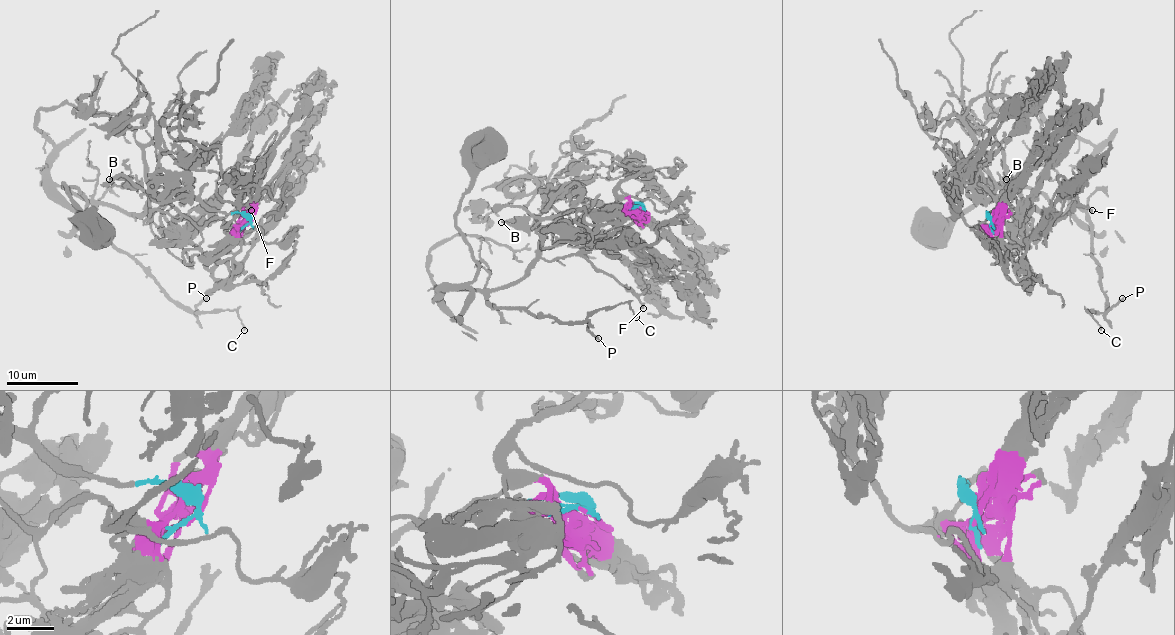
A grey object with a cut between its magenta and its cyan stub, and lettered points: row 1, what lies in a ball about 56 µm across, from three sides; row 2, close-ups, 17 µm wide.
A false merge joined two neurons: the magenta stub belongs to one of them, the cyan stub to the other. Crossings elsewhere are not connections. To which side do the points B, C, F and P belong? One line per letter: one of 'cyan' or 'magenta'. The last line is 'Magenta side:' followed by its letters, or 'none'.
B: magenta
C: cyan
F: cyan
P: cyan
Magenta side: B

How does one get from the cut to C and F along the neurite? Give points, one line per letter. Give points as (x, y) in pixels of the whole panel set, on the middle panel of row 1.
C: (642, 209), (620, 203), (546, 227), (530, 270), (488, 294), (496, 306), (564, 322), (627, 303), (636, 317)
F: (642, 209), (620, 203), (551, 225), (542, 230), (541, 256), (584, 256), (644, 308)

